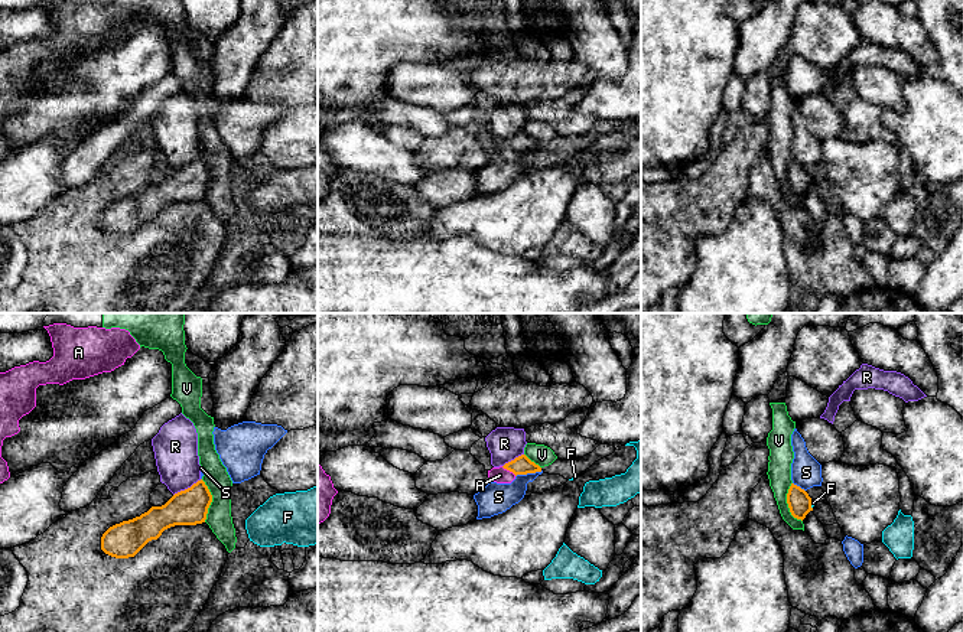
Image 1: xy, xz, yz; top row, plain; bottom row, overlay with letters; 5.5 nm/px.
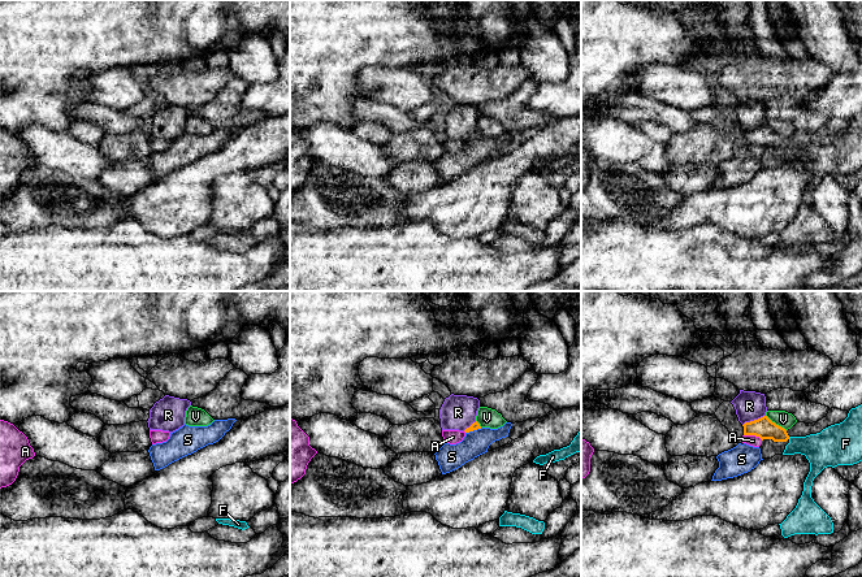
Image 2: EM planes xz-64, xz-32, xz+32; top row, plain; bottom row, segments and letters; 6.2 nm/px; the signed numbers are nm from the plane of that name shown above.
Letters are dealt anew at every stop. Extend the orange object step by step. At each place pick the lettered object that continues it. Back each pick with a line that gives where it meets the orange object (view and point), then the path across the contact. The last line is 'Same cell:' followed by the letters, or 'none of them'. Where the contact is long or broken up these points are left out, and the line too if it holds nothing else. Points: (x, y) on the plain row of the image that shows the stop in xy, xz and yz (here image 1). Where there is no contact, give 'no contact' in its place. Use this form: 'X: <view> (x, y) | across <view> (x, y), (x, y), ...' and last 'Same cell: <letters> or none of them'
F: yz (810, 182) | across yz (799, 178), (803, 182), (810, 182), (813, 179)
Same cell: F

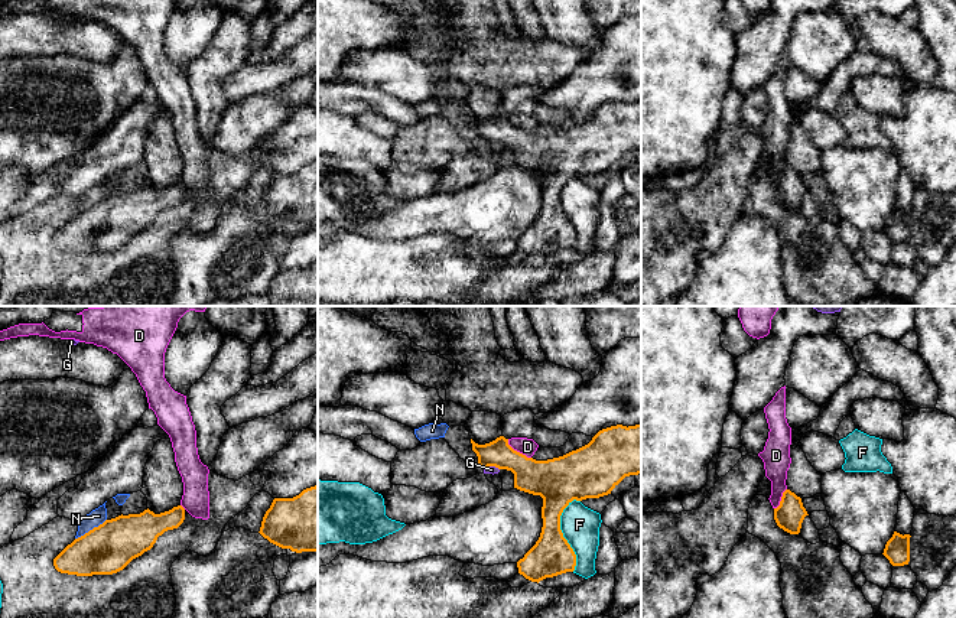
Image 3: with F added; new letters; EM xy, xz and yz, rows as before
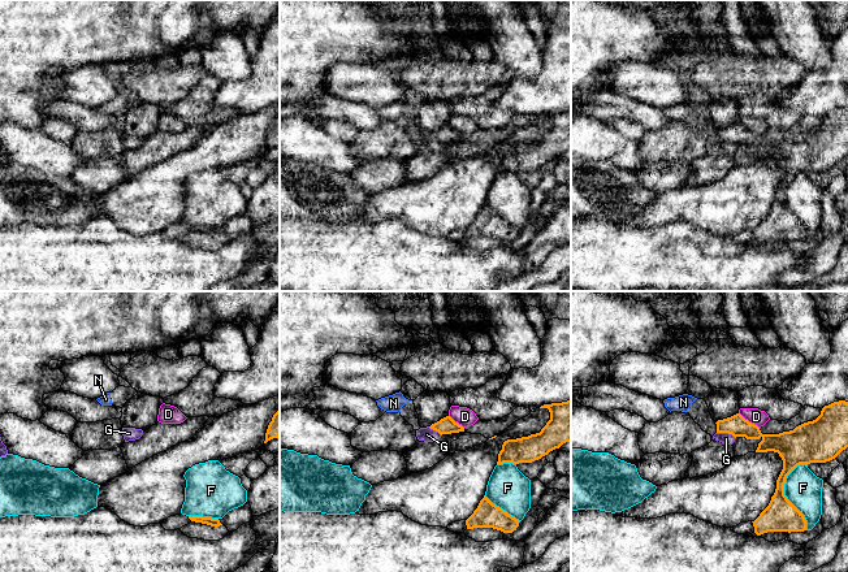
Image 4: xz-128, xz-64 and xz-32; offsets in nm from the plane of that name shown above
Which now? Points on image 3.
Same cell: none of them

